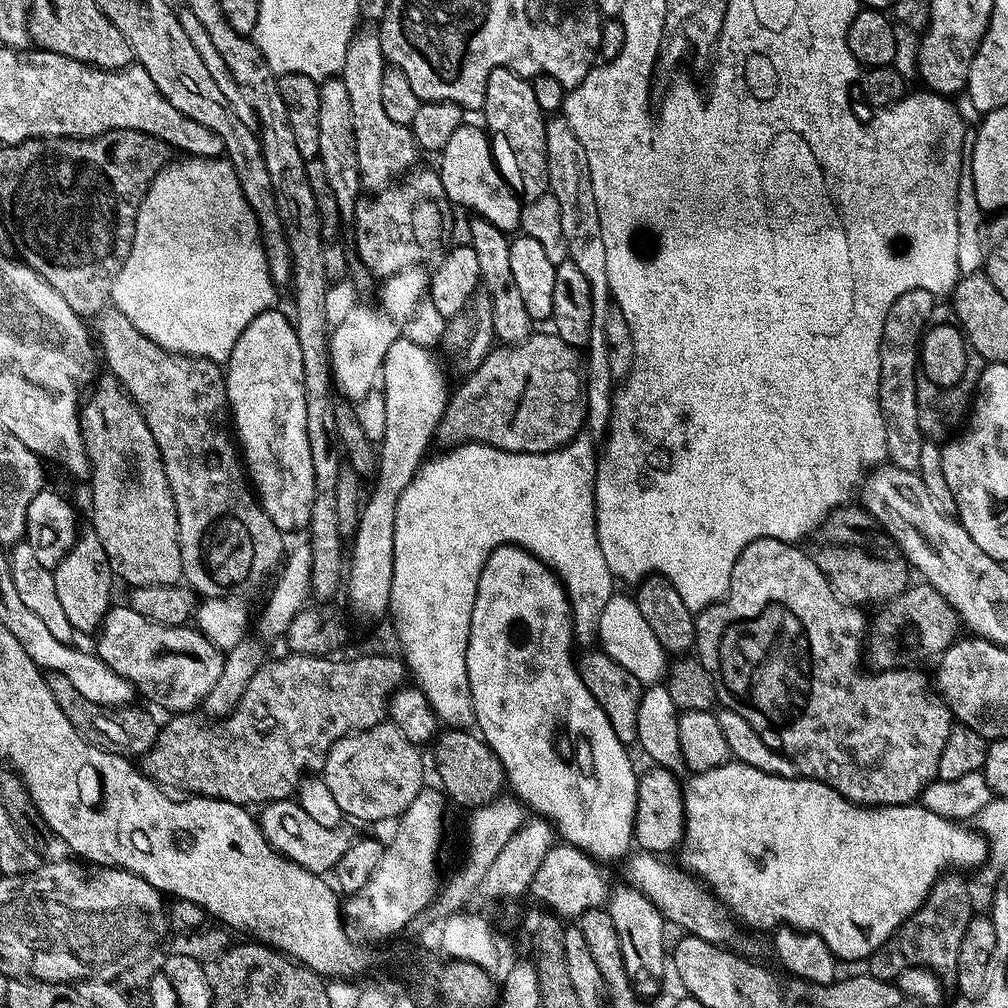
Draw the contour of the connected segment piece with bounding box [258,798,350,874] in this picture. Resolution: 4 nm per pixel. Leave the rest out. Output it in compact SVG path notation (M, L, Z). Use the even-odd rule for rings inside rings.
M295 799L271 801L263 805L261 812L264 813L259 813L258 823L265 838L272 843L277 852L306 870L317 874L331 873L342 858L342 854L346 854L350 836L340 832L339 827L327 828L314 822L314 818L310 818L310 814L306 814L306 810L302 810L302 806Z

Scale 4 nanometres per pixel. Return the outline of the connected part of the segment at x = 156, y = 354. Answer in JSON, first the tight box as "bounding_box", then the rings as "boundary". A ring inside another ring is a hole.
{"bounding_box":[98,310,275,598],"boundary":[[[108,310],[99,317],[100,320],[100,336],[98,332],[98,344],[102,351],[102,358],[108,362],[109,368],[107,368],[111,375],[115,376],[119,380],[121,386],[123,386],[128,395],[131,396],[133,402],[140,407],[140,413],[146,418],[146,424],[150,426],[150,432],[154,434],[154,442],[158,442],[158,450],[162,454],[164,459],[164,469],[166,470],[166,478],[170,482],[170,490],[172,491],[172,497],[176,503],[176,513],[178,514],[178,526],[180,527],[180,553],[182,554],[182,566],[184,567],[183,579],[187,581],[189,585],[201,597],[206,598],[206,590],[208,590],[208,580],[198,580],[198,578],[204,578],[200,576],[196,570],[196,566],[200,566],[200,560],[198,560],[198,552],[202,552],[202,536],[204,536],[204,530],[262,530],[262,532],[272,532],[272,527],[275,522],[269,518],[269,516],[262,516],[261,510],[264,509],[260,505],[257,493],[250,487],[249,477],[246,475],[245,465],[242,463],[241,457],[238,455],[238,444],[234,439],[233,429],[230,427],[230,409],[228,407],[228,381],[226,379],[226,372],[221,365],[215,364],[213,360],[207,360],[201,356],[183,356],[177,352],[167,352],[162,346],[158,346],[150,338],[146,338],[142,334],[142,330],[138,330],[138,326],[134,326],[134,322],[130,322],[130,318],[126,318],[126,314],[117,312],[115,310]]]}

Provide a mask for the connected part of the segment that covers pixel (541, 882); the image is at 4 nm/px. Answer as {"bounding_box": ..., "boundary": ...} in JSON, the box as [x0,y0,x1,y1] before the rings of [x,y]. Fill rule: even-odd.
{"bounding_box":[531,842,610,918],"boundary":[[[567,842],[557,843],[535,871],[531,895],[536,895],[548,907],[545,909],[561,918],[578,918],[586,910],[601,907],[610,895],[610,883],[600,868],[603,867],[582,849]]]}

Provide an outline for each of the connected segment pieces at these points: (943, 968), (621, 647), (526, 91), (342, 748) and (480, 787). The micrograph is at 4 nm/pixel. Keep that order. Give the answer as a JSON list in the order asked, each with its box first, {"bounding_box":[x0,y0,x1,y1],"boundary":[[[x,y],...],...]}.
[{"bounding_box":[866,874,974,981],"boundary":[[[945,874],[936,879],[920,909],[897,930],[892,939],[868,957],[866,967],[871,975],[880,980],[895,981],[903,968],[915,966],[933,969],[944,978],[955,977],[958,950],[962,950],[962,934],[966,934],[966,926],[970,926],[974,915],[972,892],[960,876],[963,875]]]},{"bounding_box":[598,594,670,686],"boundary":[[[613,594],[610,602],[606,602],[606,607],[602,610],[602,622],[598,622],[598,639],[602,651],[614,658],[618,666],[626,666],[626,670],[630,670],[630,674],[638,678],[641,686],[658,684],[665,679],[670,663],[669,657],[658,638],[654,638],[654,630],[650,630],[646,618],[642,618],[642,610],[638,610],[631,595]]]},{"bounding_box":[483,68,548,202],"boundary":[[[495,68],[486,82],[483,127],[492,145],[491,159],[512,191],[527,202],[548,192],[546,116],[534,98],[531,83],[518,72]]]},{"bounding_box":[322,722,425,820],"boundary":[[[381,722],[365,732],[350,732],[330,746],[322,778],[338,801],[341,813],[356,820],[392,820],[401,817],[425,787],[421,749],[396,724]]]},{"bounding_box":[434,727,506,810],"boundary":[[[454,727],[444,731],[434,740],[436,764],[440,767],[441,778],[444,779],[443,791],[453,801],[456,799],[462,807],[468,808],[467,810],[483,809],[485,804],[489,804],[505,791],[506,773],[502,762],[475,731]]]}]

